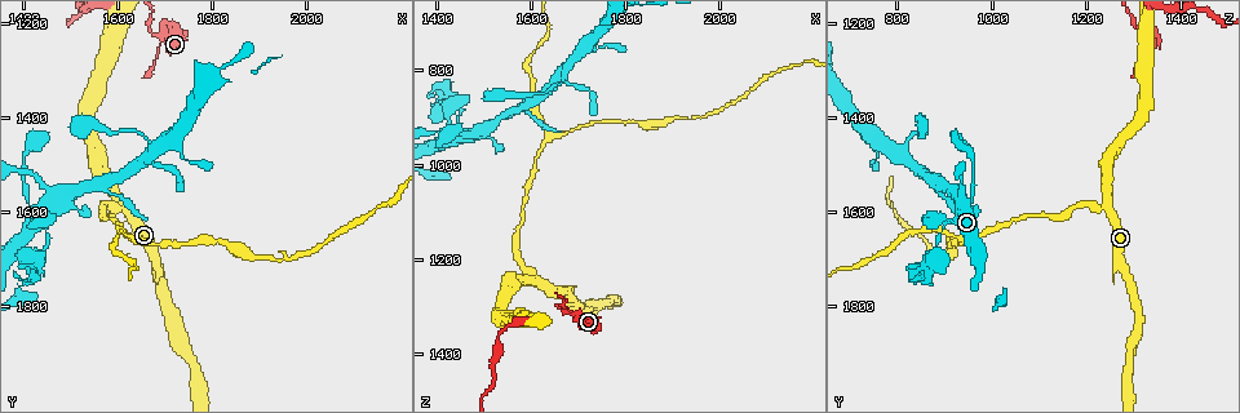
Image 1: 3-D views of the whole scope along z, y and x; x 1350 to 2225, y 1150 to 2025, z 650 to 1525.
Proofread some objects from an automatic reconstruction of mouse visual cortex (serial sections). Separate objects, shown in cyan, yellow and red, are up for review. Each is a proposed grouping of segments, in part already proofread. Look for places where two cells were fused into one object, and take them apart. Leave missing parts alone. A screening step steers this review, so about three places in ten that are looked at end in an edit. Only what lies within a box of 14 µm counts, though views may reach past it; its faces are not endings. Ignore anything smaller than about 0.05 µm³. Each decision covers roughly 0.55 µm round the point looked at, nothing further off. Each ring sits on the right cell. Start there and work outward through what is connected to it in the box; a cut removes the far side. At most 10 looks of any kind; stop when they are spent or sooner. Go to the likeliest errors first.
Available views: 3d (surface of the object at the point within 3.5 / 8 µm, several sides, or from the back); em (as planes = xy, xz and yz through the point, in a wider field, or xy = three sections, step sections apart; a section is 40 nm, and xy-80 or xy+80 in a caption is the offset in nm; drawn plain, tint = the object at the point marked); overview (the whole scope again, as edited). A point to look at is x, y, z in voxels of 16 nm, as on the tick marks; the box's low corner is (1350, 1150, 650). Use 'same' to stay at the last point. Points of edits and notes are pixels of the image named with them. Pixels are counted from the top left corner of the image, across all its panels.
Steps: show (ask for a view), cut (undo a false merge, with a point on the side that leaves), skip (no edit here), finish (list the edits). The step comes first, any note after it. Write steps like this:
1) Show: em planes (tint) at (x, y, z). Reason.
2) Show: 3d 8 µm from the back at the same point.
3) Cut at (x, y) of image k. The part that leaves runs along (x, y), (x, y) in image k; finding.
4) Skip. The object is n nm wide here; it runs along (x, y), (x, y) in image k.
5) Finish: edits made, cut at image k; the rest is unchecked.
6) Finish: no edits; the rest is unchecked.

Show: 3d 3.5 µm at (1670, 1215, 1310). Calibre changes.

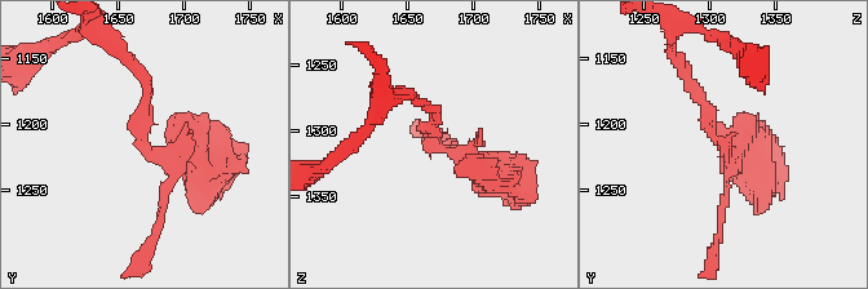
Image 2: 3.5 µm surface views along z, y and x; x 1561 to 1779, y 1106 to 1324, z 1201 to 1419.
Show: em planes (tint) at (1668, 1218, 1312). Need the tissue.

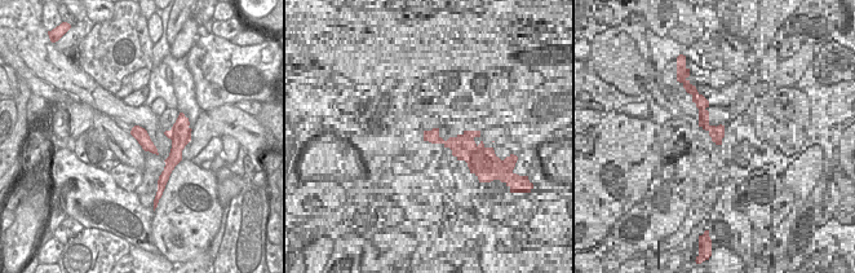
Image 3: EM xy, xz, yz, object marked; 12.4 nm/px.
Cut at (133, 119) of image 2. The part that leaves runs along (151, 151), (136, 124), (147, 84), (124, 59) in image 2; a second cell is stuck on.

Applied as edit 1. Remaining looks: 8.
Show: overview. See it whole again.

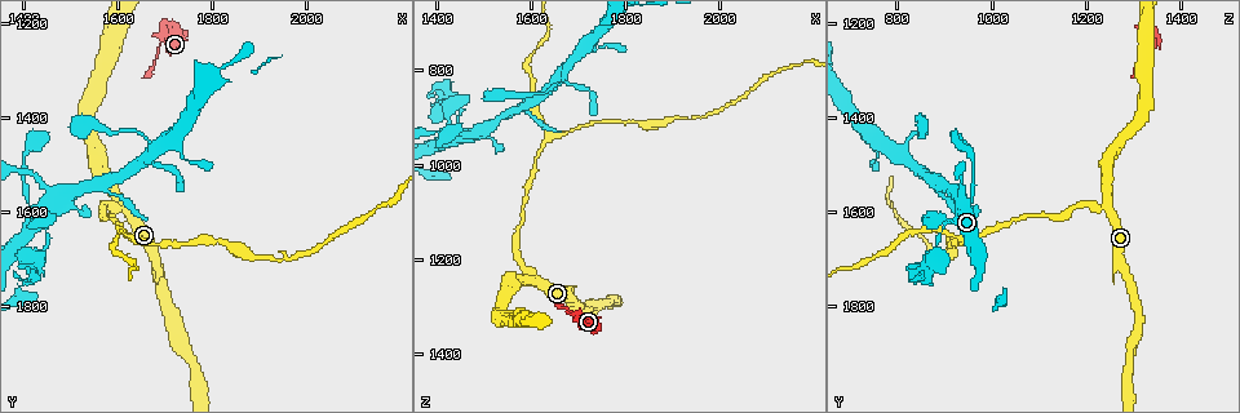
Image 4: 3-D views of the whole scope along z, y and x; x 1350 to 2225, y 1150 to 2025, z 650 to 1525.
Show: em xy step 1 (tint) at (1640, 1660, 940). A fork.

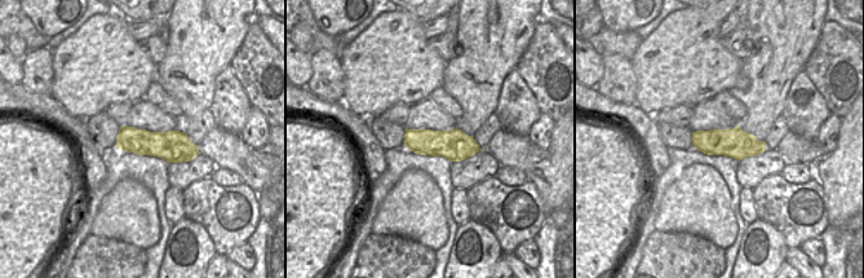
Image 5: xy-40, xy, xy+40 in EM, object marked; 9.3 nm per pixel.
Show: 3d 3.5 µm from the back at the same point.

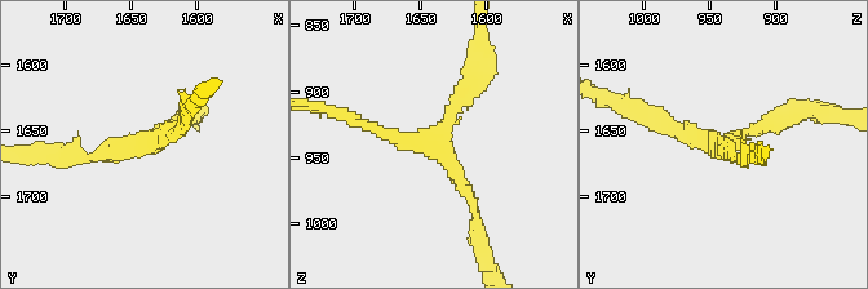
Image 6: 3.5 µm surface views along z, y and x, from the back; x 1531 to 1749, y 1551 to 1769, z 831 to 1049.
Skip. It runs along (474, 212), (434, 149), (355, 123) in image 6; one cell here.

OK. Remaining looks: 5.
Show: 3d 3.5 µm at (1960, 1705, 895). Sudden change in width.

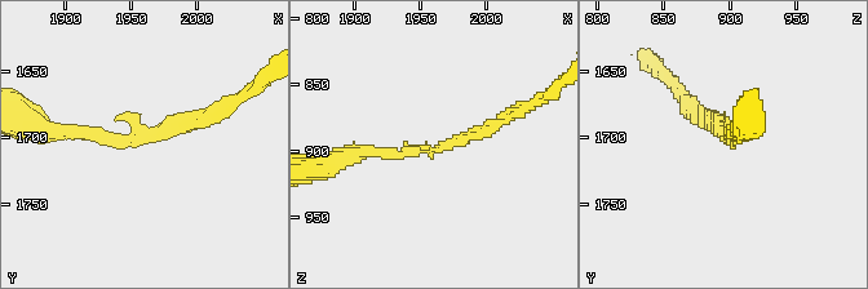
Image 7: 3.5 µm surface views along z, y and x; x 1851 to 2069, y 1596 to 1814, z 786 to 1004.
Show: em planes (tint) at (1956, 1700, 900). The arms are 150, 200 nm wide.

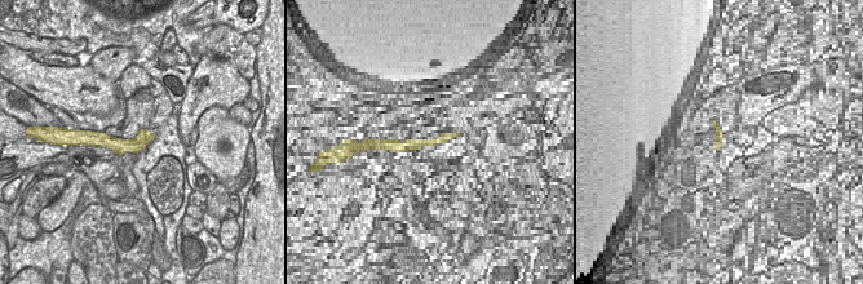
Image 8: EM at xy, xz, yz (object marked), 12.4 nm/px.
Skip. Continuous, no second cell.

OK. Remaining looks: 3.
Show: 3d 3.5 µm from the back at (1435, 1695, 885). Abrupt turn.

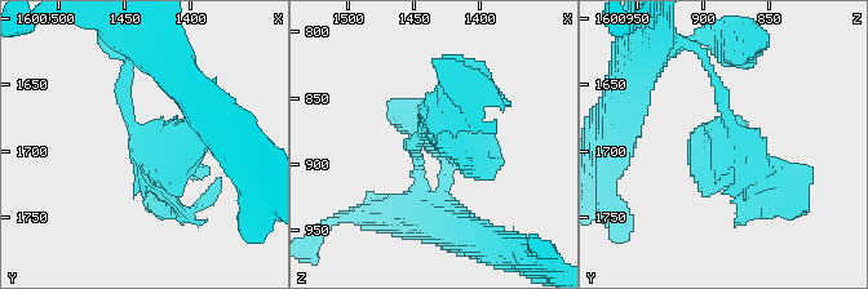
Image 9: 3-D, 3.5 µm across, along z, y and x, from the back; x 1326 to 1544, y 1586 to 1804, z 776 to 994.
Show: em xy step 3 (tint) at (1428, 1690, 880).

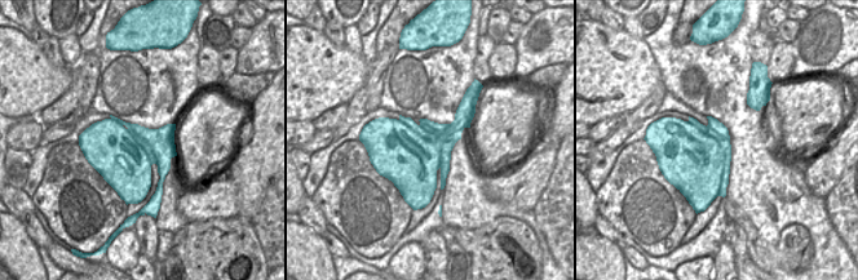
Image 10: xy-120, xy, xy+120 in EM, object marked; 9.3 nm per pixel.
Cut at (465, 65) of image 9. The object is 650 nm wide here; the part that leaves runs along (437, 99), (492, 89), (508, 106) in image 9; a second cell is stuck on.

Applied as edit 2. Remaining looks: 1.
Finish: edits made, cut at image 2, cut at image 9; the rest is unchecked.

